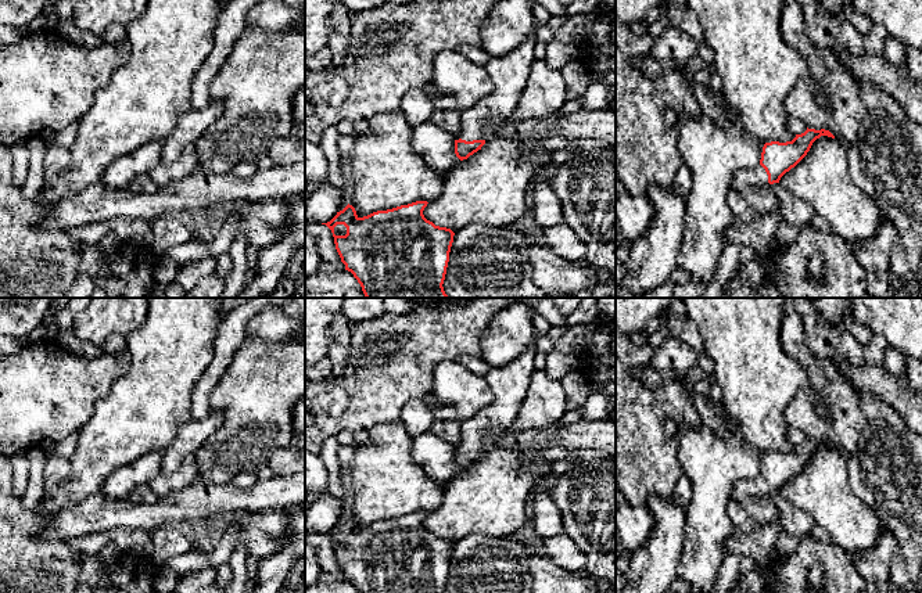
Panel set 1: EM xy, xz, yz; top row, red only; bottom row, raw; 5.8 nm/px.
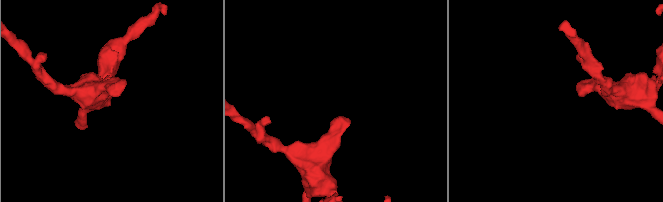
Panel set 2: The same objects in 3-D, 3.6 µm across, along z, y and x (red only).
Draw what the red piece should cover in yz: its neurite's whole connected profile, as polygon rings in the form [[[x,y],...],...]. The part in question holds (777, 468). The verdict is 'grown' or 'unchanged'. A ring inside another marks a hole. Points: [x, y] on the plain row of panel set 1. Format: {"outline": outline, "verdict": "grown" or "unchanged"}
{"outline": [[[807,438],[804,443],[796,445],[792,452],[765,453],[760,475],[736,482],[731,490],[731,500],[742,503],[750,496],[779,493],[781,488],[807,466],[812,453],[821,446],[835,449],[829,441],[815,441]]], "verdict": "grown"}

